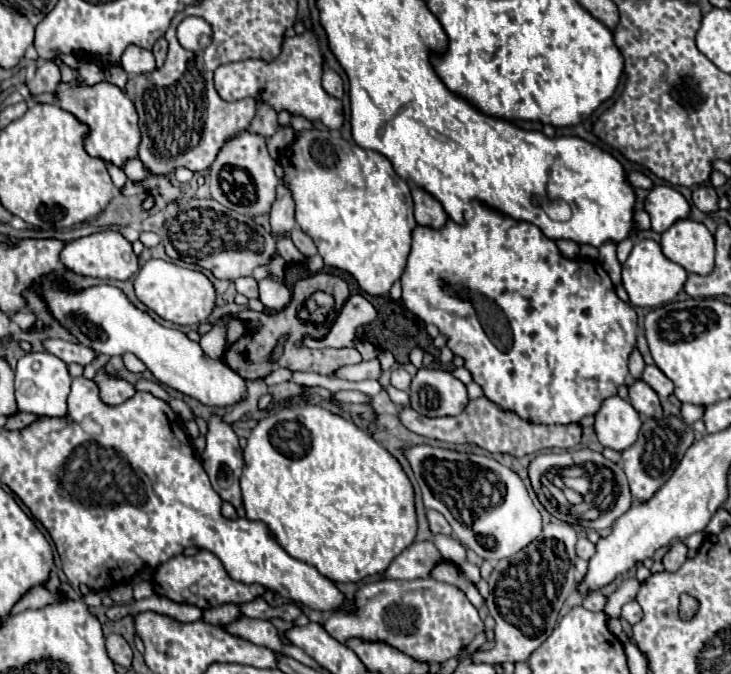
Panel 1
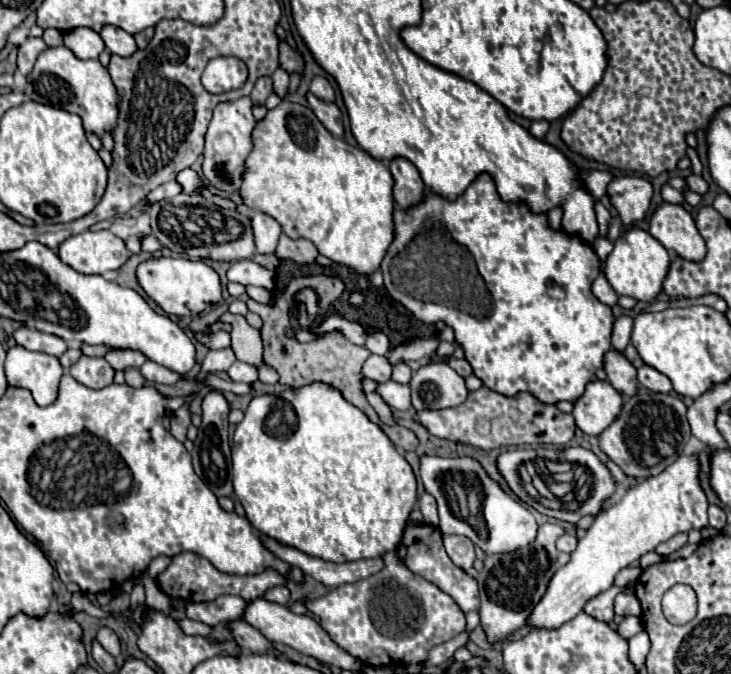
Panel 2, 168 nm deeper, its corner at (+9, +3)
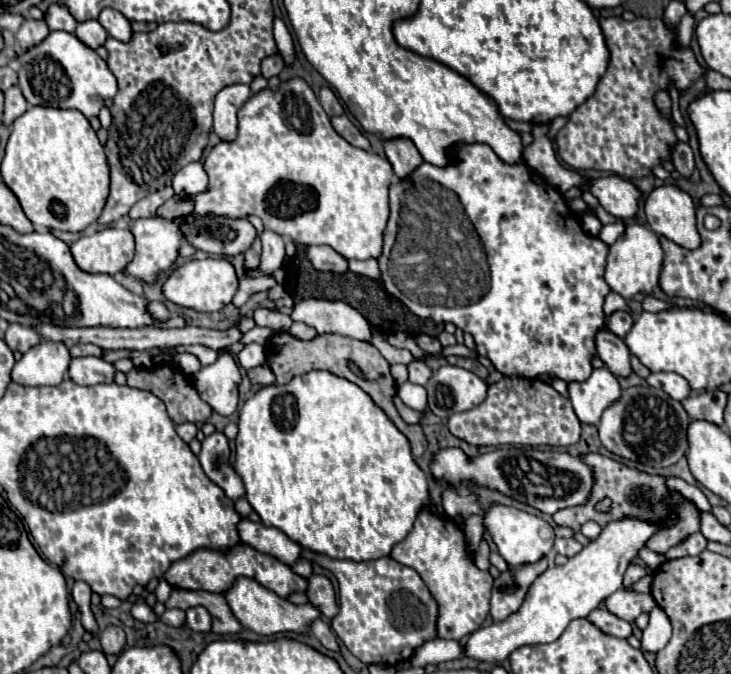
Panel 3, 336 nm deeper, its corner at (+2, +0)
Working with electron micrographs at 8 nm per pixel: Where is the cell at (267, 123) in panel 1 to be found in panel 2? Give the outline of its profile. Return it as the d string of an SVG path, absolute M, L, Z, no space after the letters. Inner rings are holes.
M260 77L252 89L252 103L264 103L266 97L272 93L272 77Z

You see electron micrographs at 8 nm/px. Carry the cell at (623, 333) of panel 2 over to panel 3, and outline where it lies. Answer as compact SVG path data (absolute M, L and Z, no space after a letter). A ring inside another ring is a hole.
M623 310L613 312L613 314L607 318L607 330L613 332L615 336L619 336L619 338L625 338L627 332L631 330L631 326L633 326L633 318L631 318L631 314L627 314L627 312L623 312Z

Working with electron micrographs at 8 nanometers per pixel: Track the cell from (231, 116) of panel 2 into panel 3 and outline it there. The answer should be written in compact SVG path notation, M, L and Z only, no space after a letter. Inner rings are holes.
M237 84L223 88L215 100L213 112L213 130L223 142L233 142L237 138L237 112L251 98L249 86Z

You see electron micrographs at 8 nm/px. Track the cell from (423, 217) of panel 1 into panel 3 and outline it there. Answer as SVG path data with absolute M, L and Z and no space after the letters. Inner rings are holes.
M405 138L387 140L383 146L385 146L385 154L399 180L405 180L409 174L413 174L423 164L421 154L417 152L411 140L405 140Z

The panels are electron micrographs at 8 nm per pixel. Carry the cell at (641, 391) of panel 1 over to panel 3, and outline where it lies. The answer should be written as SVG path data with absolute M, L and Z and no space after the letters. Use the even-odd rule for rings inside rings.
M601 330L597 334L597 354L615 376L625 378L633 374L631 362L629 362L631 352L627 344L619 336L613 336L609 330Z

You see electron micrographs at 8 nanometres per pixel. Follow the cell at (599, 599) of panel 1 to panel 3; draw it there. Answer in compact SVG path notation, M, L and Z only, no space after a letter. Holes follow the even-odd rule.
M605 606L593 610L589 616L587 616L597 628L601 628L605 634L611 634L611 636L617 636L617 638L629 638L631 636L631 624L617 618L615 614L611 614Z

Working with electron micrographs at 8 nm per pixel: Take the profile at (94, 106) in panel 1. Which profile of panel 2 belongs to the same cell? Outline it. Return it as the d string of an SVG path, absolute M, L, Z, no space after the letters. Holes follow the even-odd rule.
M64 45L46 47L38 55L34 69L26 77L26 95L36 103L78 113L82 117L84 129L88 133L96 133L98 137L104 131L112 131L118 117L118 93L110 81L110 73L100 65L98 59L78 59Z

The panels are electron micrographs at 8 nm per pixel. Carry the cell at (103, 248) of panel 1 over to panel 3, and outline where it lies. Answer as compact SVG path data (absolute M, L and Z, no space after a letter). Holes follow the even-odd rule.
M103 228L71 244L75 264L89 274L117 274L135 256L133 234L129 230Z

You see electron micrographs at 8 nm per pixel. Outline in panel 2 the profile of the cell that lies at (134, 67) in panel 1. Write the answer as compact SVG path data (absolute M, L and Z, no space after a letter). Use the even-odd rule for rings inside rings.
M106 25L106 29L102 29L100 35L106 43L106 49L110 53L120 55L120 57L130 57L138 49L134 37L130 33L126 33L124 29L118 29L114 25Z

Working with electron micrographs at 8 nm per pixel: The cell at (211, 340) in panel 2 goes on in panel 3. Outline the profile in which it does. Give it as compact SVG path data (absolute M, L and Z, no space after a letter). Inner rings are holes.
M255 326L253 329L243 334L240 342L244 345L258 343L265 346L265 344L269 343L274 333L275 332L268 327Z

